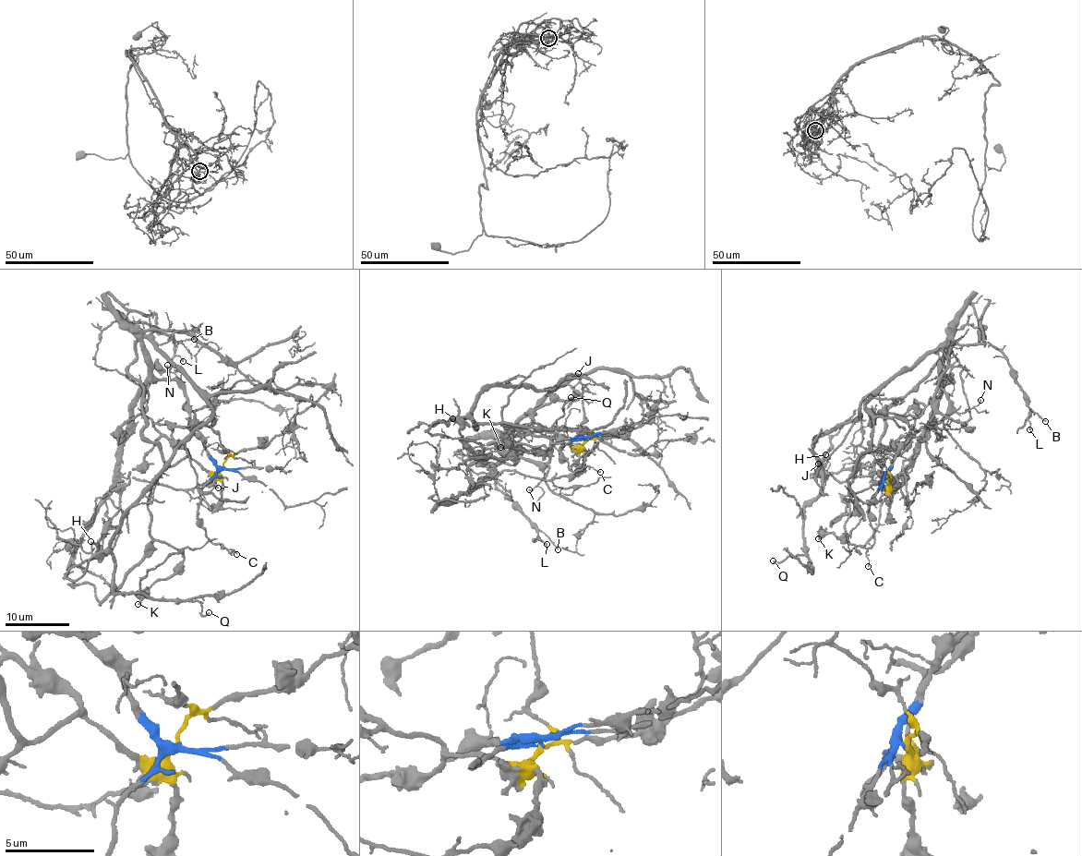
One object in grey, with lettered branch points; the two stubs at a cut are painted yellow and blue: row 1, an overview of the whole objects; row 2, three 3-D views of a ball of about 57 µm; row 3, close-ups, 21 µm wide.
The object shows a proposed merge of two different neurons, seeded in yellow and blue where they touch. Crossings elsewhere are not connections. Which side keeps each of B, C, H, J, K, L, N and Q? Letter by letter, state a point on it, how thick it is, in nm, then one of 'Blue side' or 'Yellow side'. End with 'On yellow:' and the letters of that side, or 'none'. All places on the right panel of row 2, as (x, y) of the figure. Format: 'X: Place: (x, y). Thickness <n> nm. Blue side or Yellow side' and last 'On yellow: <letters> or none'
B: Place: (1045, 421). Thickness 110 nm. Blue side
C: Place: (868, 566). Thickness 110 nm. Blue side
H: Place: (825, 454). Thickness 120 nm. Yellow side
J: Place: (818, 464). Thickness 130 nm. Yellow side
K: Place: (818, 538). Thickness 200 nm. Yellow side
L: Place: (1029, 429). Thickness 180 nm. Blue side
N: Place: (980, 400). Thickness 140 nm. Blue side
Q: Place: (773, 560). Thickness 150 nm. Yellow side
On yellow: H, J, K, Q

